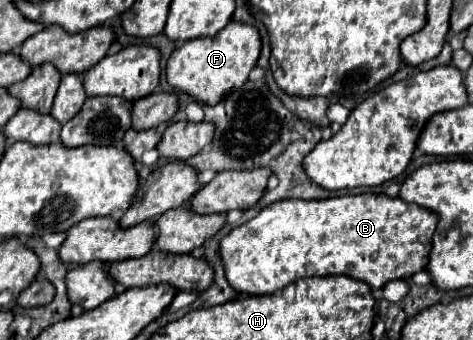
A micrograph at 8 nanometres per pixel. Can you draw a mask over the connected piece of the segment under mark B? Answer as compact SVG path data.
M363 193L343 195L321 201L285 199L267 205L257 217L235 227L219 243L219 257L223 261L229 285L243 295L267 295L283 289L299 277L313 275L349 275L367 283L371 289L381 289L395 279L407 279L425 269L431 249L431 237L437 225L437 215L401 201L399 197Z

